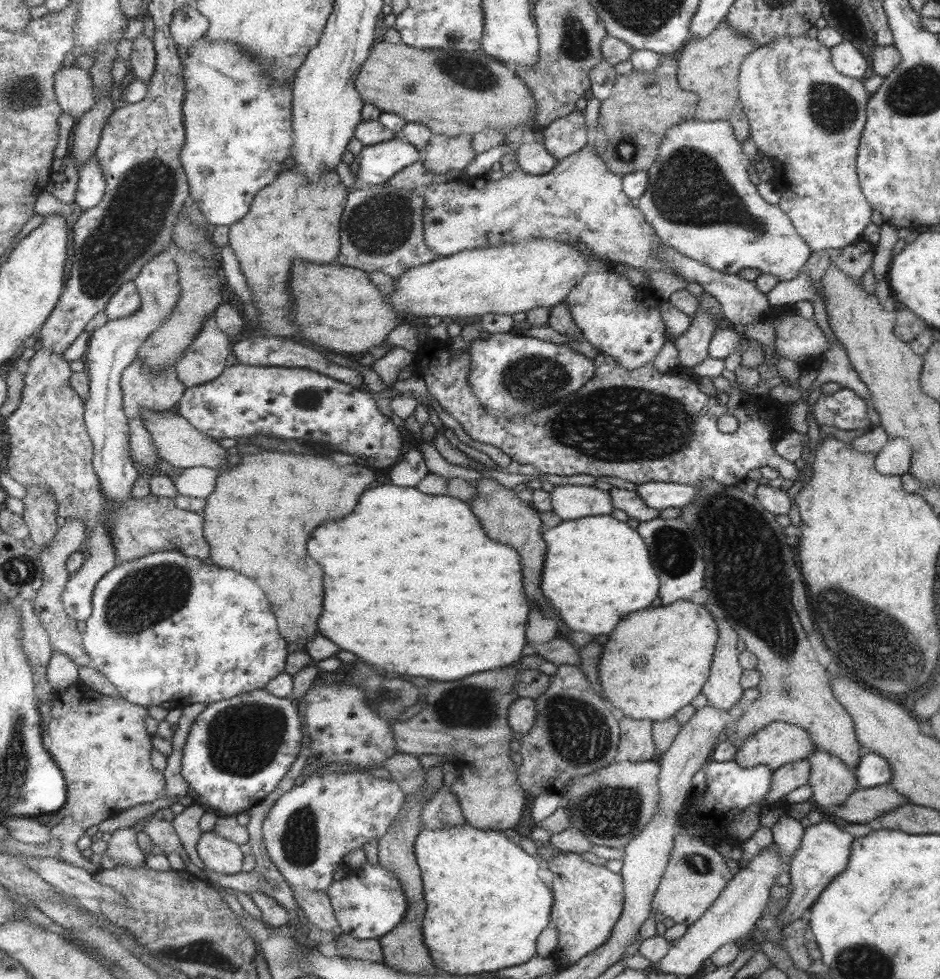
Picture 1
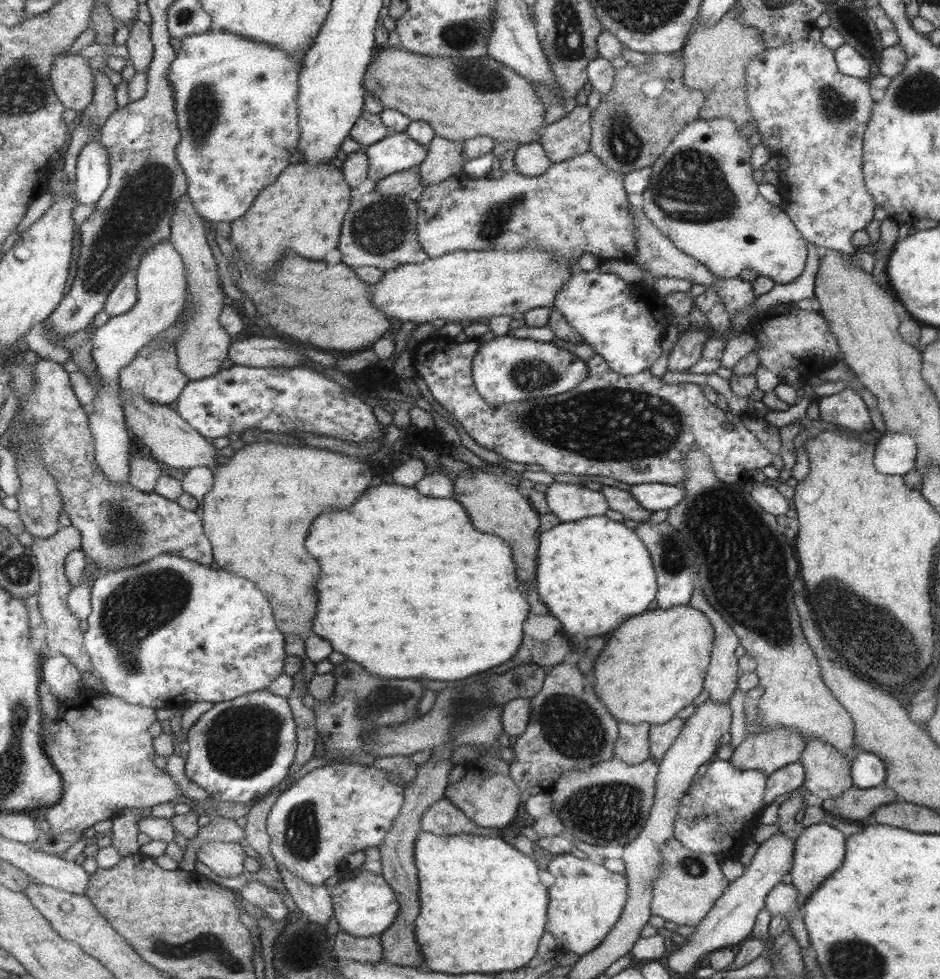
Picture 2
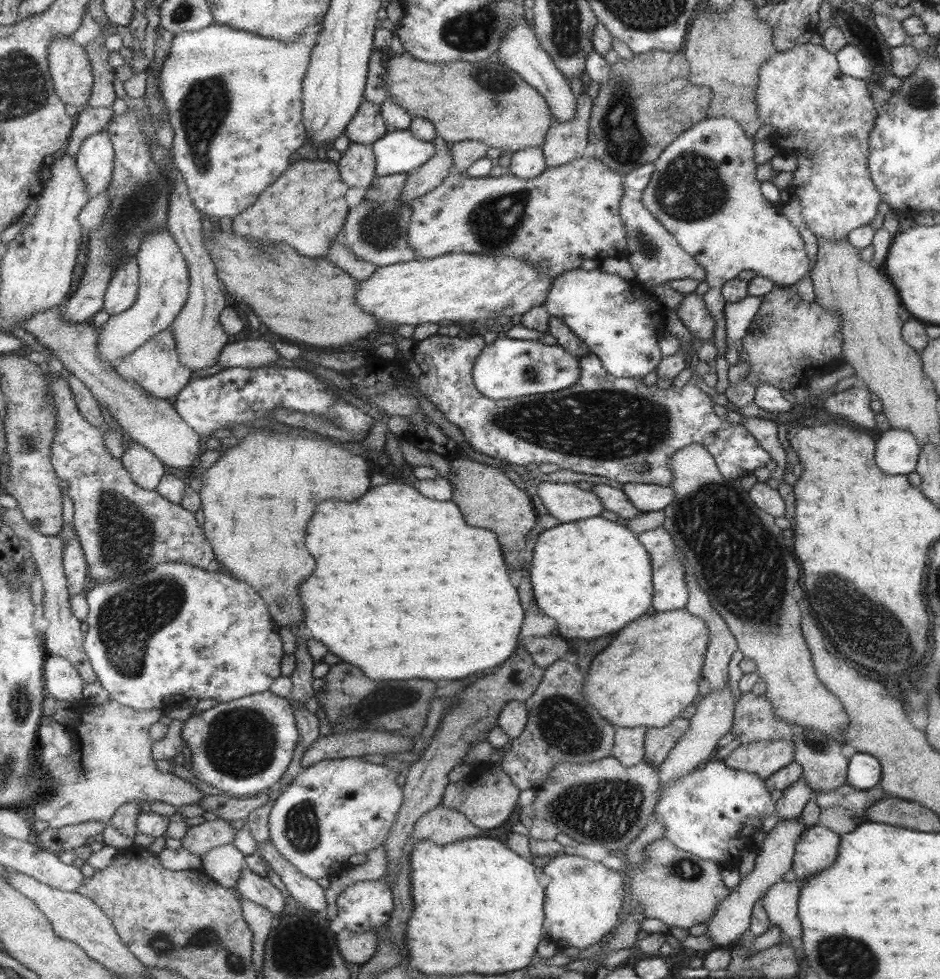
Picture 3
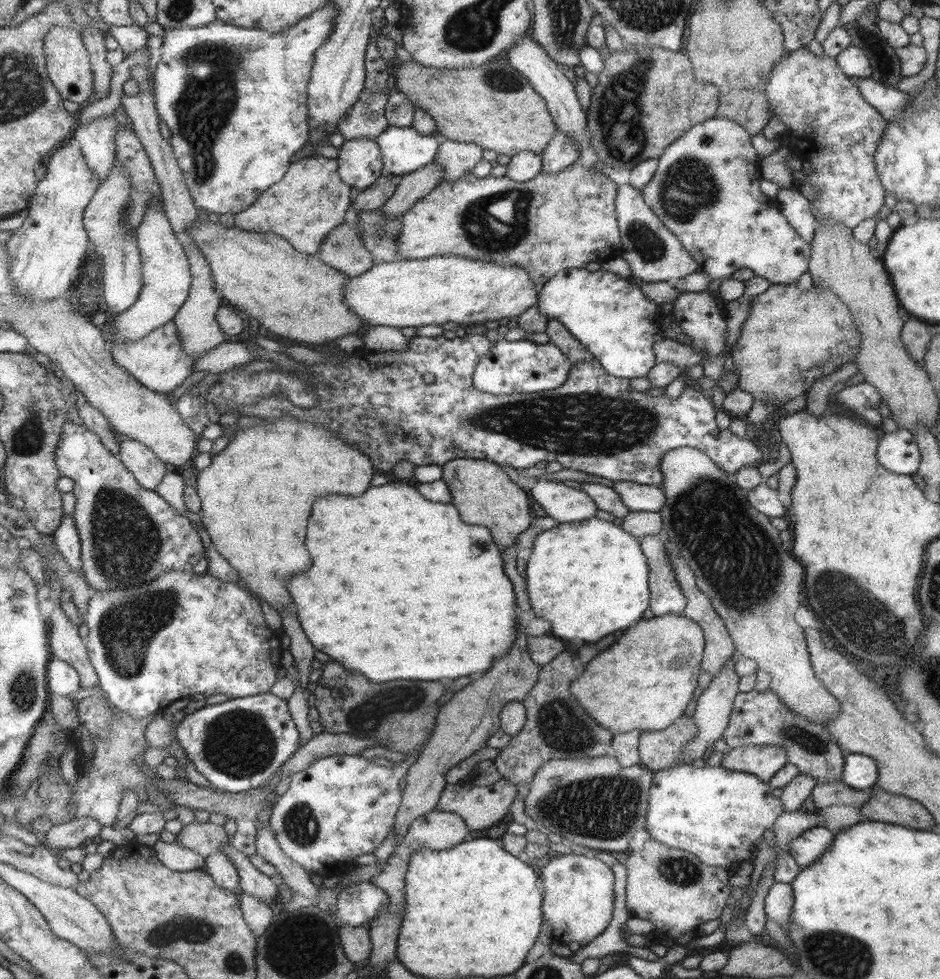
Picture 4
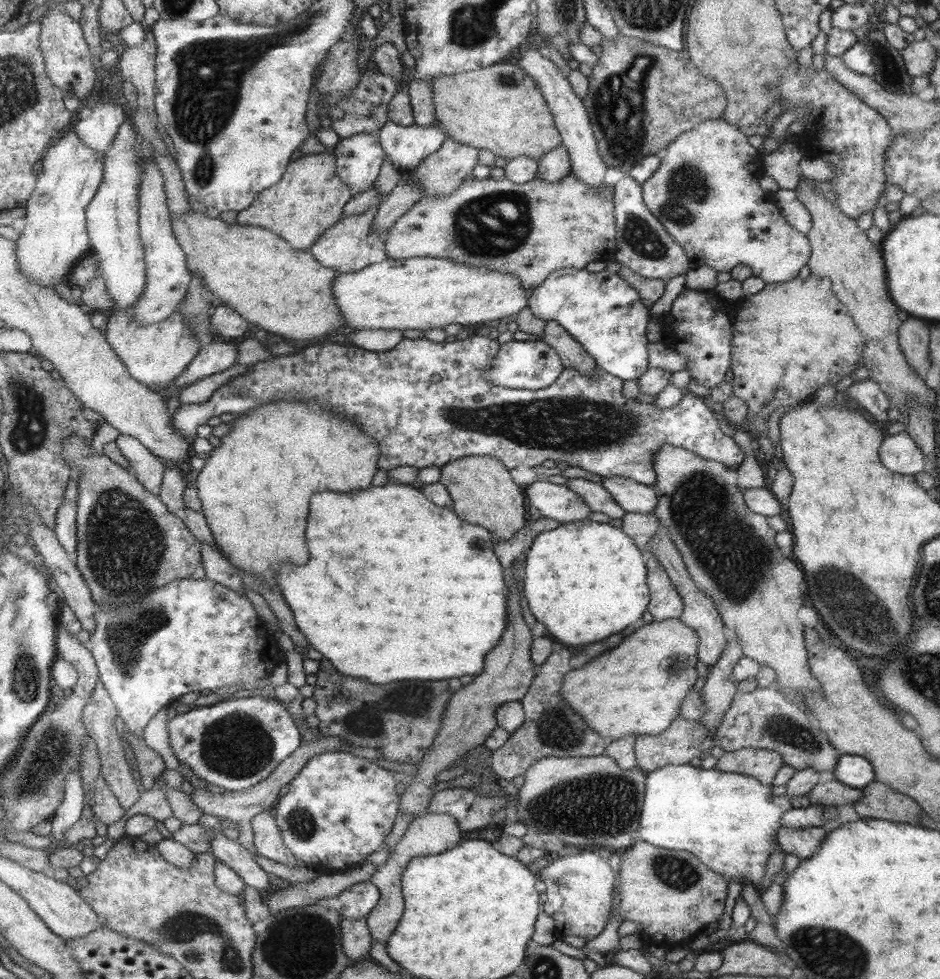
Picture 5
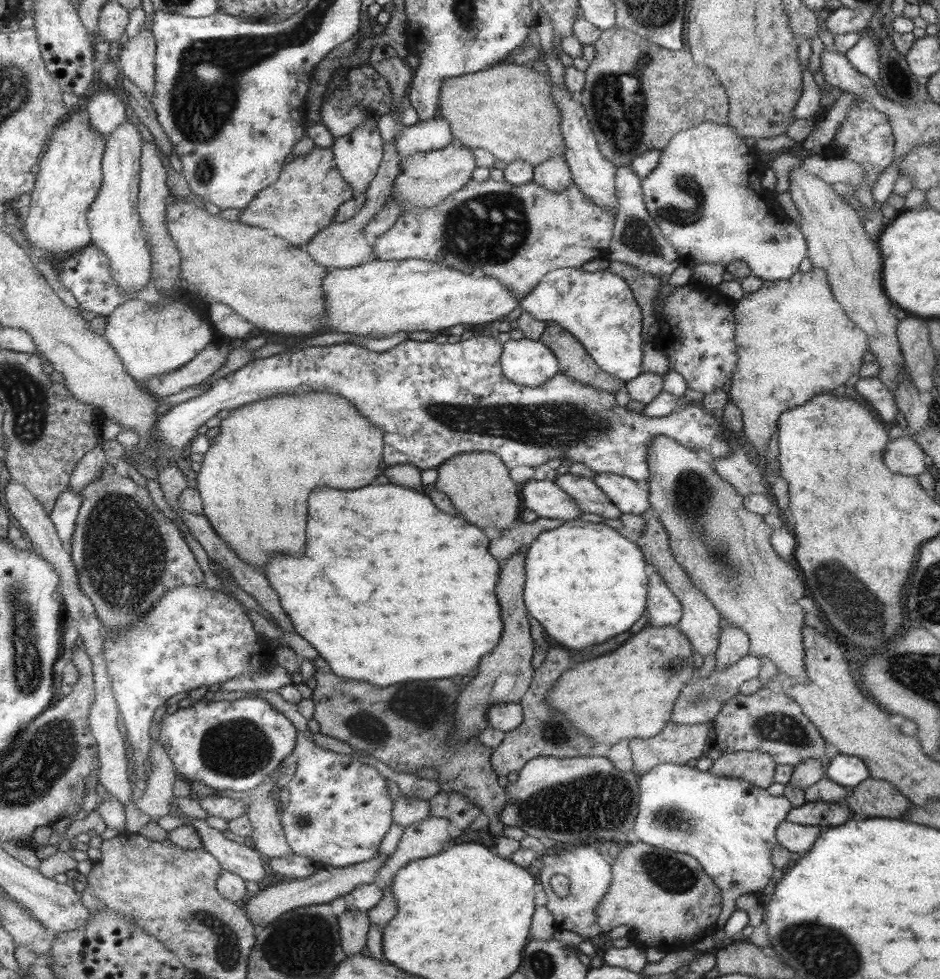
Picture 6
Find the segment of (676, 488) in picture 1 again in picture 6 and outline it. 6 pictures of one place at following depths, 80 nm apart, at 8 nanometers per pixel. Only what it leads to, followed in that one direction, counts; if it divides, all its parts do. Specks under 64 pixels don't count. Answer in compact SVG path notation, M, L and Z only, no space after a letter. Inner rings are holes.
M595 473L592 480L621 513L641 515L649 510L648 489L645 485L613 473Z

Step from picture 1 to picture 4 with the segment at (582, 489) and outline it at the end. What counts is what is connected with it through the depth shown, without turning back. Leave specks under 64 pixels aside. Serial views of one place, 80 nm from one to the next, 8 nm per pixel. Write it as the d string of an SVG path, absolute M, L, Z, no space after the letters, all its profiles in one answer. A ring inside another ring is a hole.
M537 480L529 490L529 496L537 506L544 510L546 516L556 520L559 524L585 521L593 517L597 510L596 503L584 491L567 487L557 480Z

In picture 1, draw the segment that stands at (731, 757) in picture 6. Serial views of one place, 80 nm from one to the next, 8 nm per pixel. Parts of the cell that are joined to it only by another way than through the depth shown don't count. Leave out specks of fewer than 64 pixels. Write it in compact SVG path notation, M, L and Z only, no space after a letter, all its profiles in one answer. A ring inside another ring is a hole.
M773 721L736 749L734 761L737 766L765 765L774 771L781 765L807 758L815 748L808 732L785 721Z

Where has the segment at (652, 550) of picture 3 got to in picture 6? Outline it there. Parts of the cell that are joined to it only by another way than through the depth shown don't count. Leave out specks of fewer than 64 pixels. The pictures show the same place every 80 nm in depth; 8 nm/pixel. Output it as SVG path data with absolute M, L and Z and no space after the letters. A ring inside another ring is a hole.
M651 568L647 591L647 605L645 605L647 625L655 627L677 624L683 615L683 608L680 602L677 602L676 595L654 572L654 568Z

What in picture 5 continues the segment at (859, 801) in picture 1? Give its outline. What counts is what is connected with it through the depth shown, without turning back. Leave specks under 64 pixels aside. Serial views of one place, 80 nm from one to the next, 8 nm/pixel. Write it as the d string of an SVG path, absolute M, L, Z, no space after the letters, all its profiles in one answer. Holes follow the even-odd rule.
M835 779L824 783L817 782L807 793L810 805L813 806L823 804L823 806L833 807L847 802L852 804L861 798L861 789L845 786Z

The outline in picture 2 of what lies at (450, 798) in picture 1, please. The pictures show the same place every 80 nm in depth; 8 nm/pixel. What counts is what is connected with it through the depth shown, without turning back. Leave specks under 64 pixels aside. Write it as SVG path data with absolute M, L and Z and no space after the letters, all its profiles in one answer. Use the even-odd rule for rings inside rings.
M445 798L429 806L429 810L421 818L420 830L430 832L435 836L448 834L476 834L477 836L495 836L495 830L490 826L480 827L464 816L459 809Z

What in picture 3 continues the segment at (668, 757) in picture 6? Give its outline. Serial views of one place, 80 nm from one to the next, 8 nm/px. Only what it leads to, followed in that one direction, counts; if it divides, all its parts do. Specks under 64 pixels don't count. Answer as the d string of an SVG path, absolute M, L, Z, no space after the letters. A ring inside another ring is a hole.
M676 717L668 726L662 728L646 728L643 738L643 760L658 767L668 758L669 751L683 734L687 732L690 721L682 717Z

